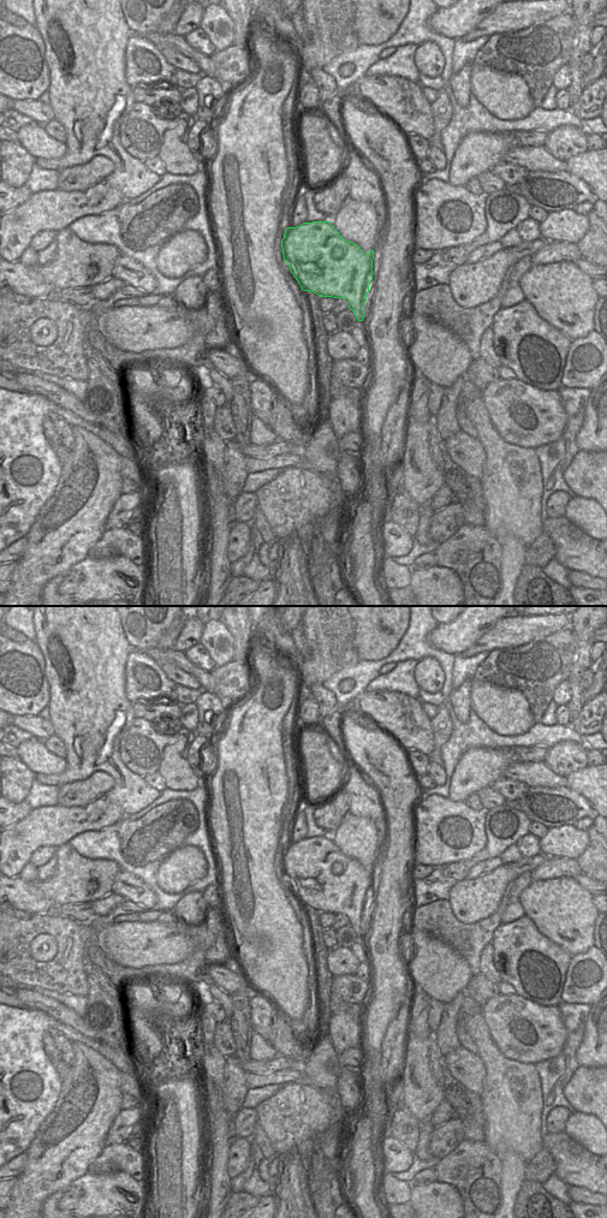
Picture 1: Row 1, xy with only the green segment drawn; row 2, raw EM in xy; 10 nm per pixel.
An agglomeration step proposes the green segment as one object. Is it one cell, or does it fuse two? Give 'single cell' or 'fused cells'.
single cell

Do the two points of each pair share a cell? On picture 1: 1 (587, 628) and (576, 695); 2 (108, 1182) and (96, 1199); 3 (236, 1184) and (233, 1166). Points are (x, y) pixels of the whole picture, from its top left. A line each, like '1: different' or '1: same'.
1: same
2: same
3: different

